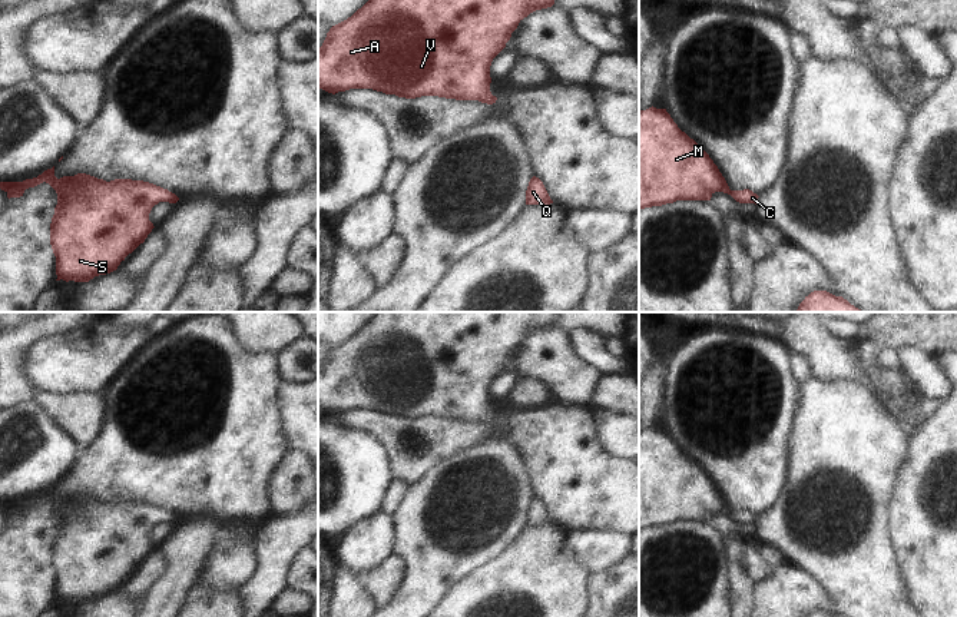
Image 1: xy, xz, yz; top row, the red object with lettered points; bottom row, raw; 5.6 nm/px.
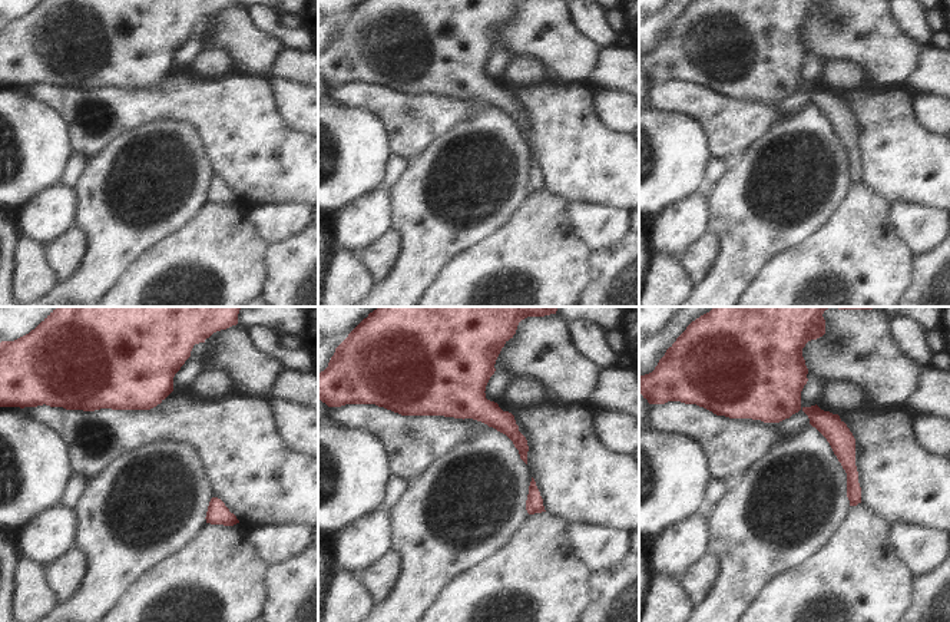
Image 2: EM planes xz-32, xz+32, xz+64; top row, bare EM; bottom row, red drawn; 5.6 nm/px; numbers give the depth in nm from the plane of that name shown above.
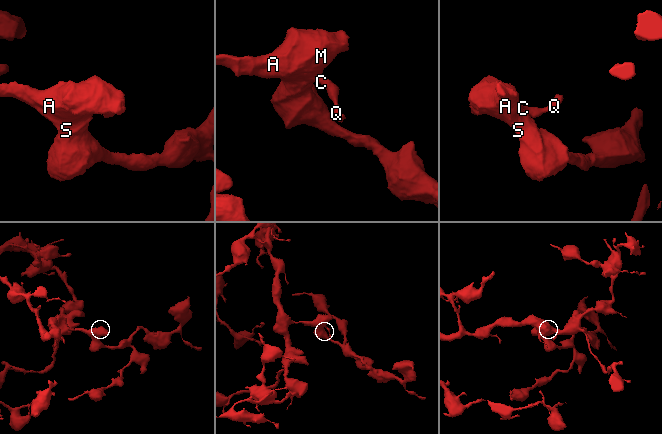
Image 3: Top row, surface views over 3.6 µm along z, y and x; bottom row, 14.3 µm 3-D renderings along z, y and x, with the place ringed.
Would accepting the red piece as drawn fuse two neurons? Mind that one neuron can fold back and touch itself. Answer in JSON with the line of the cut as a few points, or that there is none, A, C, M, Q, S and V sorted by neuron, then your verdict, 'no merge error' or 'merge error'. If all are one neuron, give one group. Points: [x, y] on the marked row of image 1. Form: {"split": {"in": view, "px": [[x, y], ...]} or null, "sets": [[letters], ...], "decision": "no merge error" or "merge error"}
{"split": null, "sets": [["A", "C", "M", "Q", "S", "V"]], "decision": "no merge error"}

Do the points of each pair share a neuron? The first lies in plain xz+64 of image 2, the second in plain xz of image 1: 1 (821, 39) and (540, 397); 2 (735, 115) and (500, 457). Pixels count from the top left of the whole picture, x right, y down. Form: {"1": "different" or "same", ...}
{"1": "different", "2": "different"}

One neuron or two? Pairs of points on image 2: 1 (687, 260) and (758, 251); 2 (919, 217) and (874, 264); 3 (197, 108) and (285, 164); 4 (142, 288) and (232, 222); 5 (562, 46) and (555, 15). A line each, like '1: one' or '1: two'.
1: two
2: two
3: one
4: one
5: one

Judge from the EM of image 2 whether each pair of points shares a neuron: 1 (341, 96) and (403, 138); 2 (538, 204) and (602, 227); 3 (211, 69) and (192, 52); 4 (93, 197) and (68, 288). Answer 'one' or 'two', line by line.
1: one
2: two
3: two
4: one

